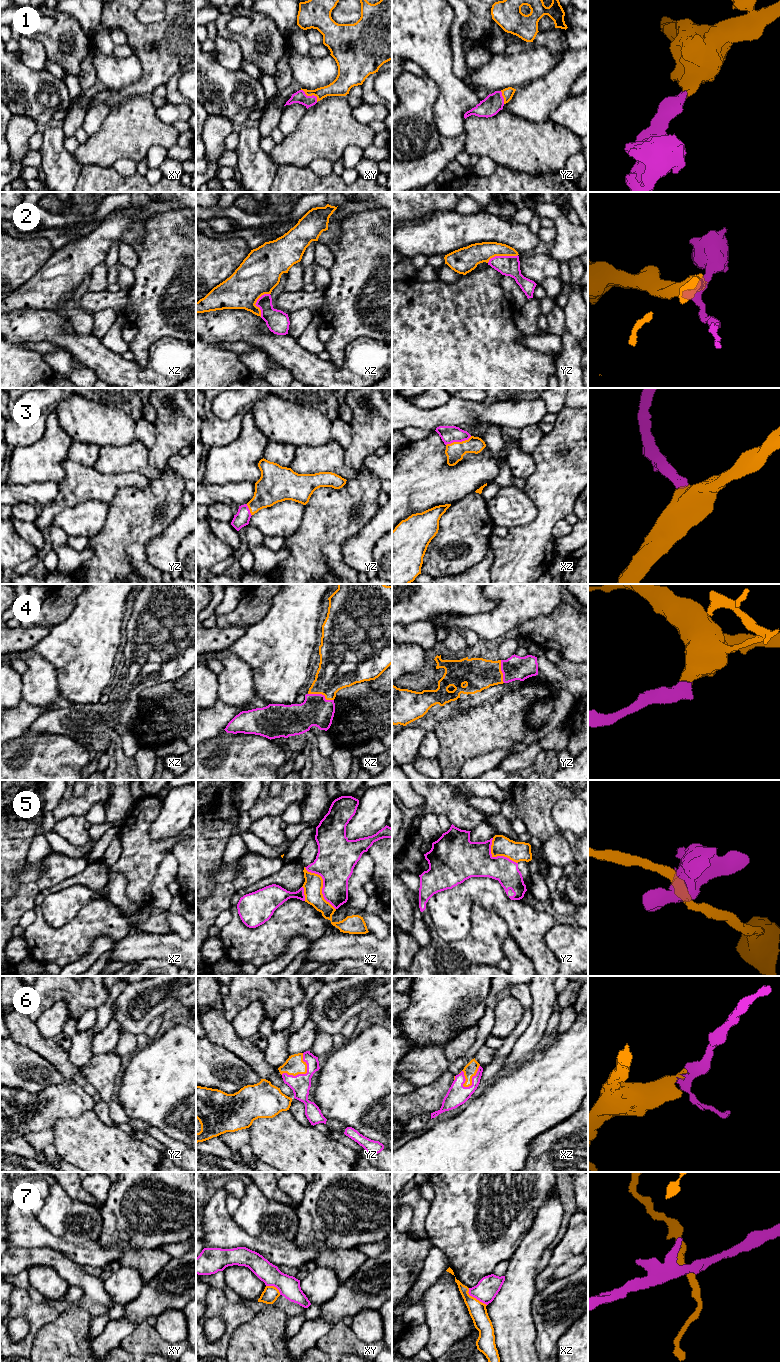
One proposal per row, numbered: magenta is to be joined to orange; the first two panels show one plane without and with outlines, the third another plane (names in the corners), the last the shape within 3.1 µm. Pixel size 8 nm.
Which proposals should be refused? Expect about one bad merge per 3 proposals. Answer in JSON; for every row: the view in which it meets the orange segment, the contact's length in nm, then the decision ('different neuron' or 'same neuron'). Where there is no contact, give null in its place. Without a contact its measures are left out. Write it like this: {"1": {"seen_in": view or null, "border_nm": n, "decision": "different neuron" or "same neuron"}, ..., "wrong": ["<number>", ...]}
{"1": {"seen_in": "xy", "border_nm": 170, "decision": "same neuron"}, "2": {"seen_in": "yz", "border_nm": 260, "decision": "different neuron"}, "3": {"seen_in": "xz", "border_nm": 220, "decision": "same neuron"}, "4": {"seen_in": "xz", "border_nm": 220, "decision": "same neuron"}, "5": {"seen_in": "xz", "border_nm": 420, "decision": "different neuron"}, "6": {"seen_in": "xz", "border_nm": 220, "decision": "same neuron"}, "7": {"seen_in": "xz", "border_nm": 200, "decision": "different neuron"}, "wrong": ["2", "5", "7"]}

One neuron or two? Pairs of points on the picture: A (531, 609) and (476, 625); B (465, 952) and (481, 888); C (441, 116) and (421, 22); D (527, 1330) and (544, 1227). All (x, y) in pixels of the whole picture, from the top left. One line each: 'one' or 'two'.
A: one
B: two
C: one
D: one

